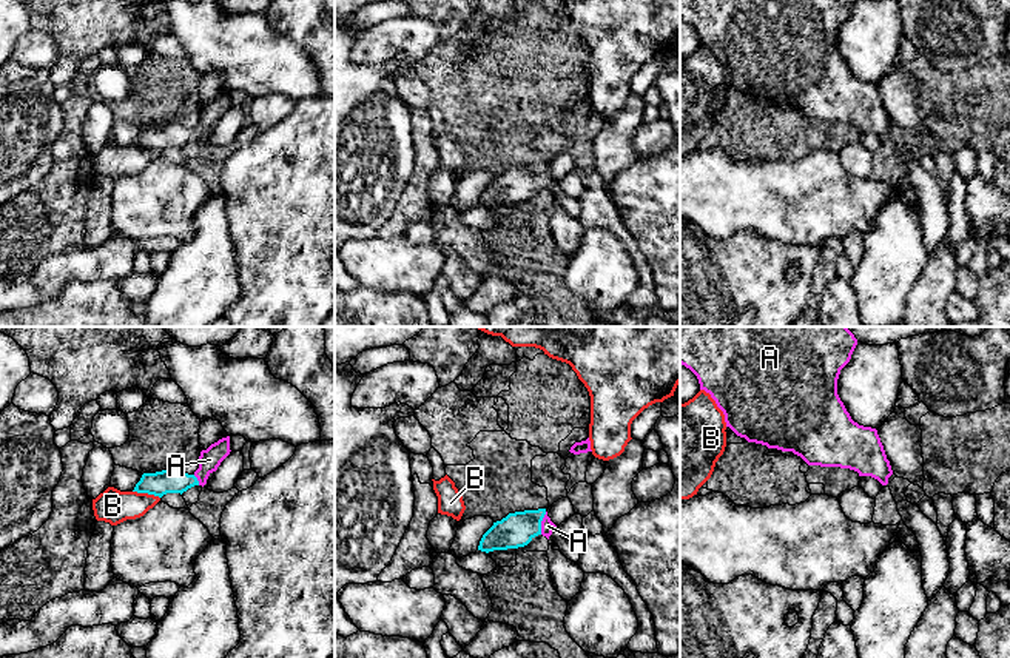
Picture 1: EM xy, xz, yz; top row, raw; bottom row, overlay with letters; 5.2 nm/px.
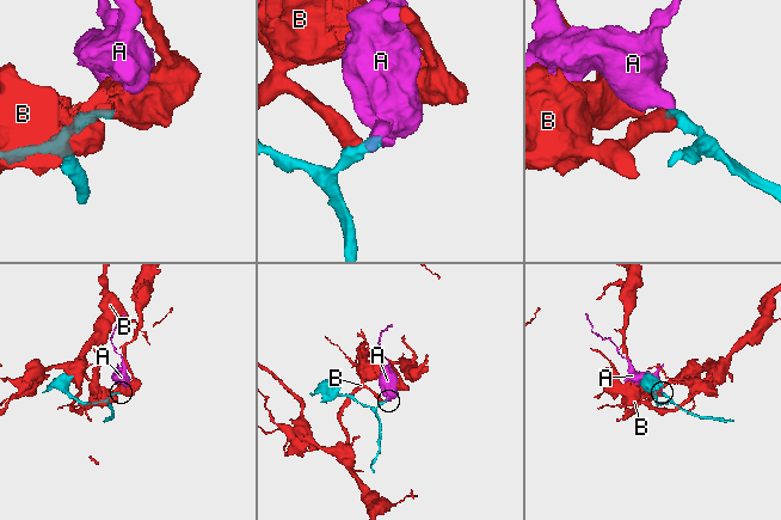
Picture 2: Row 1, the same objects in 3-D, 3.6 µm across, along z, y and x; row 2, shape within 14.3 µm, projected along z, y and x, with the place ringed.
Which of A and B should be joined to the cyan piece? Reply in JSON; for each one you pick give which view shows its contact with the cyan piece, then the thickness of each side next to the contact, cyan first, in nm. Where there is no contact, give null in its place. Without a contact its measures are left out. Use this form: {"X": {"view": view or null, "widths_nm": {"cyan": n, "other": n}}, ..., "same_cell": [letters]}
{"A": {"view": "xz", "widths_nm": {"cyan": 180, "other": 70}}, "same_cell": ["A"]}

